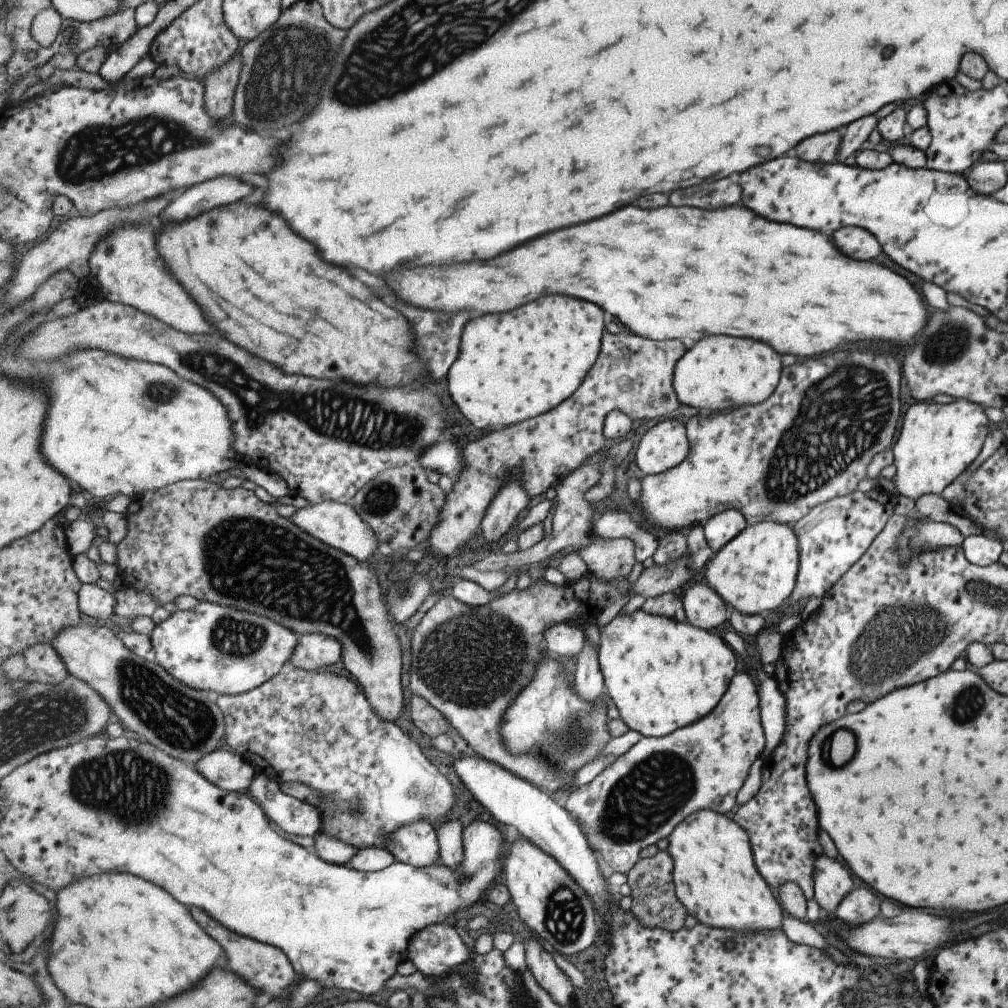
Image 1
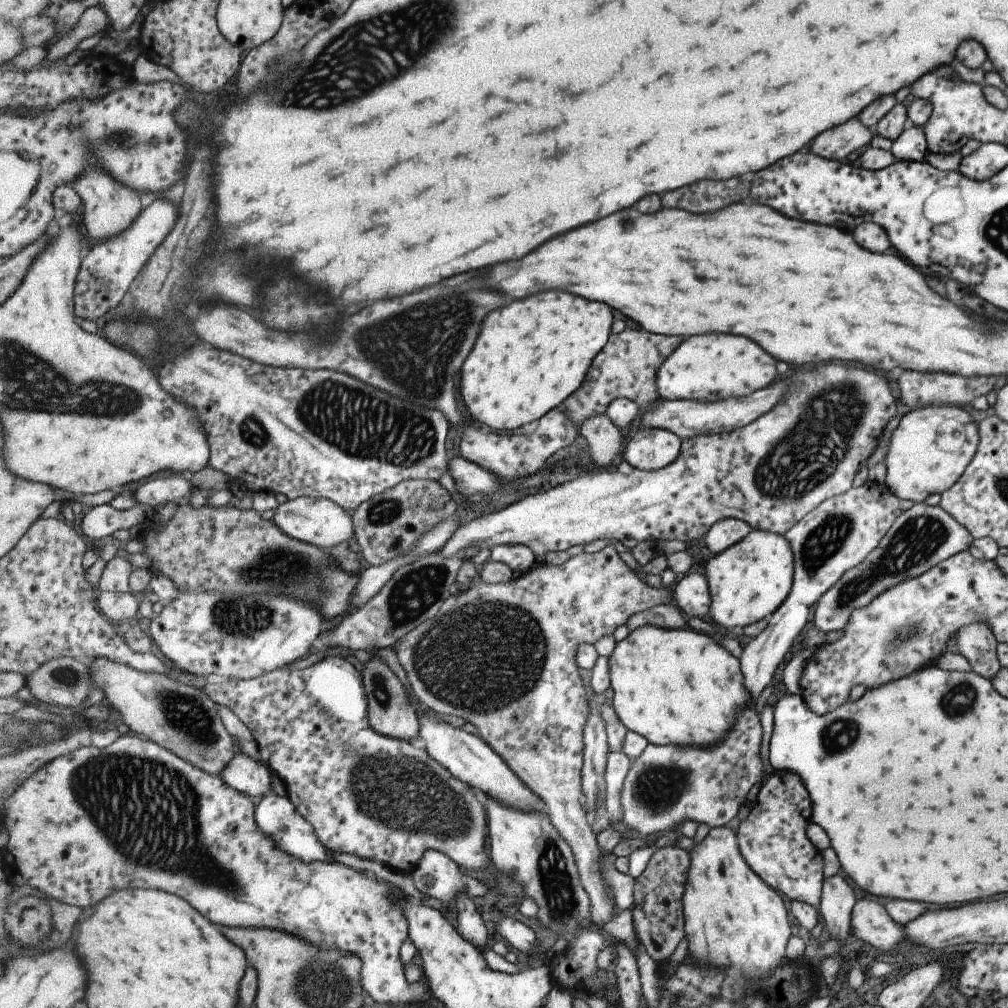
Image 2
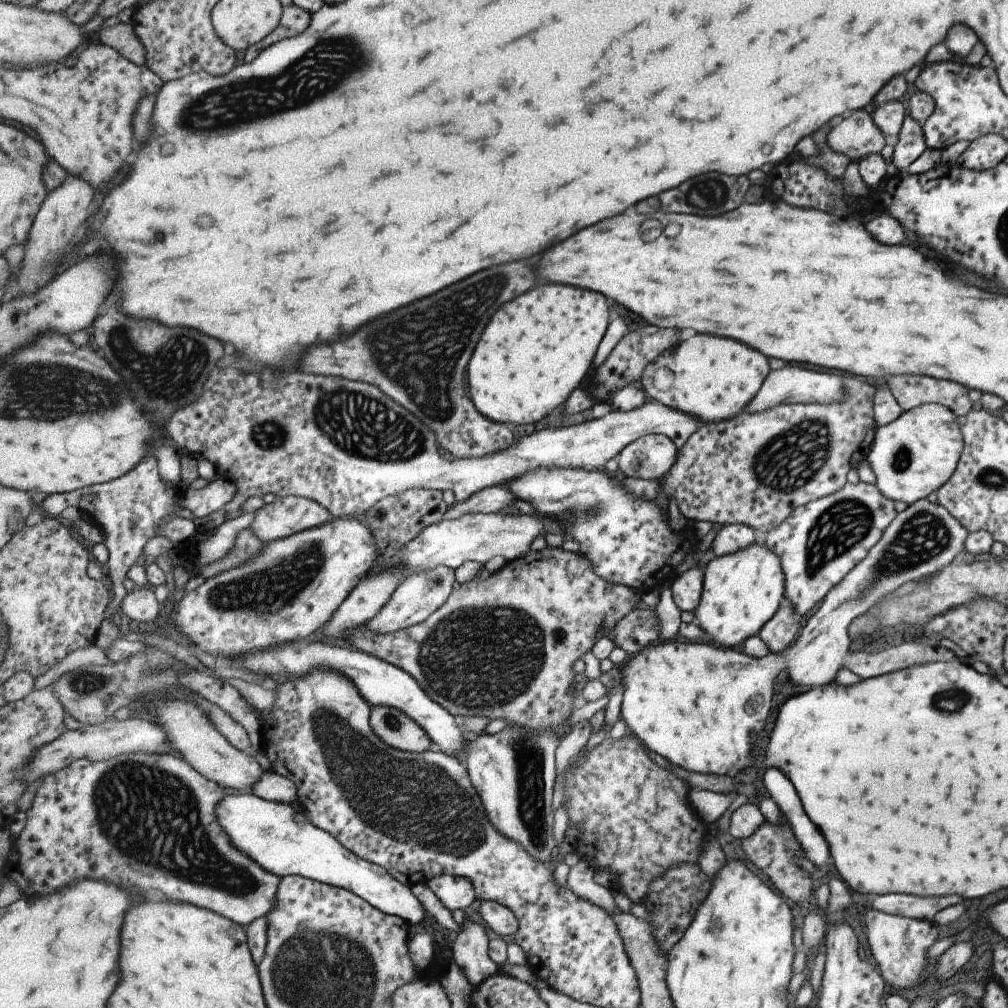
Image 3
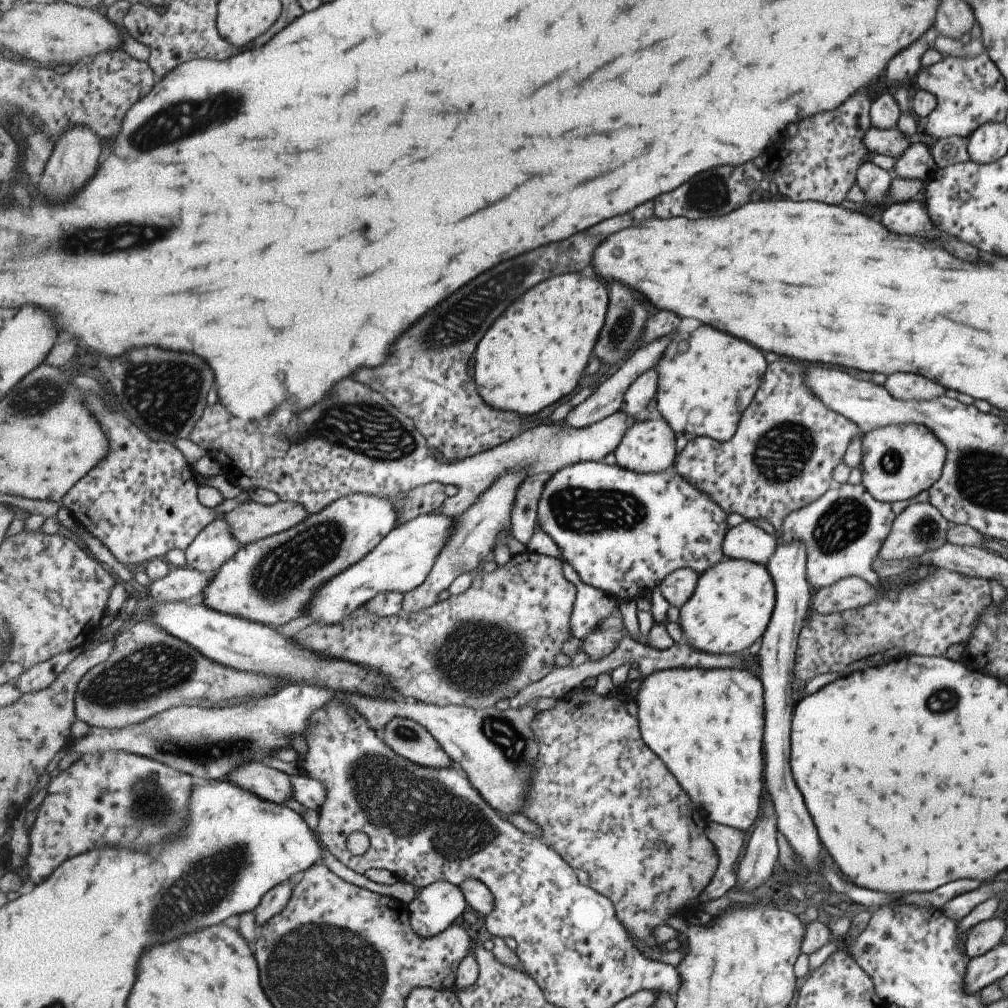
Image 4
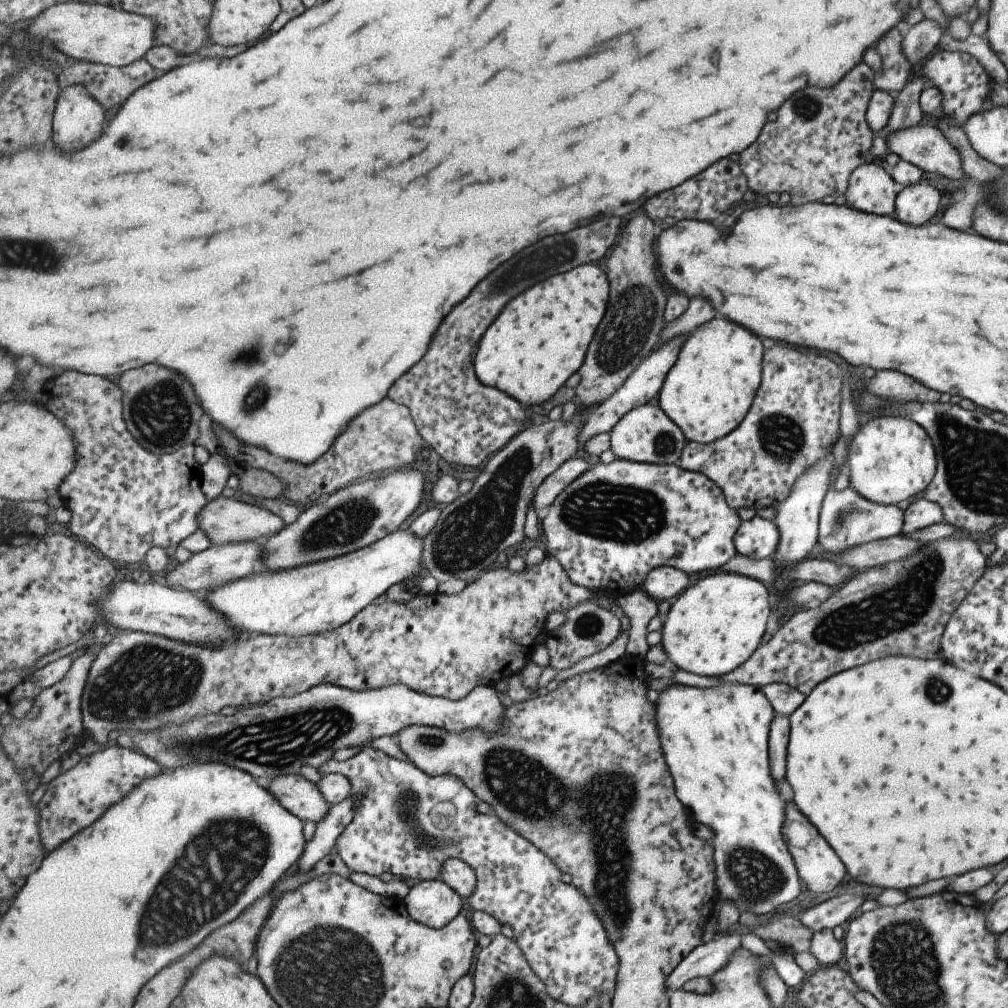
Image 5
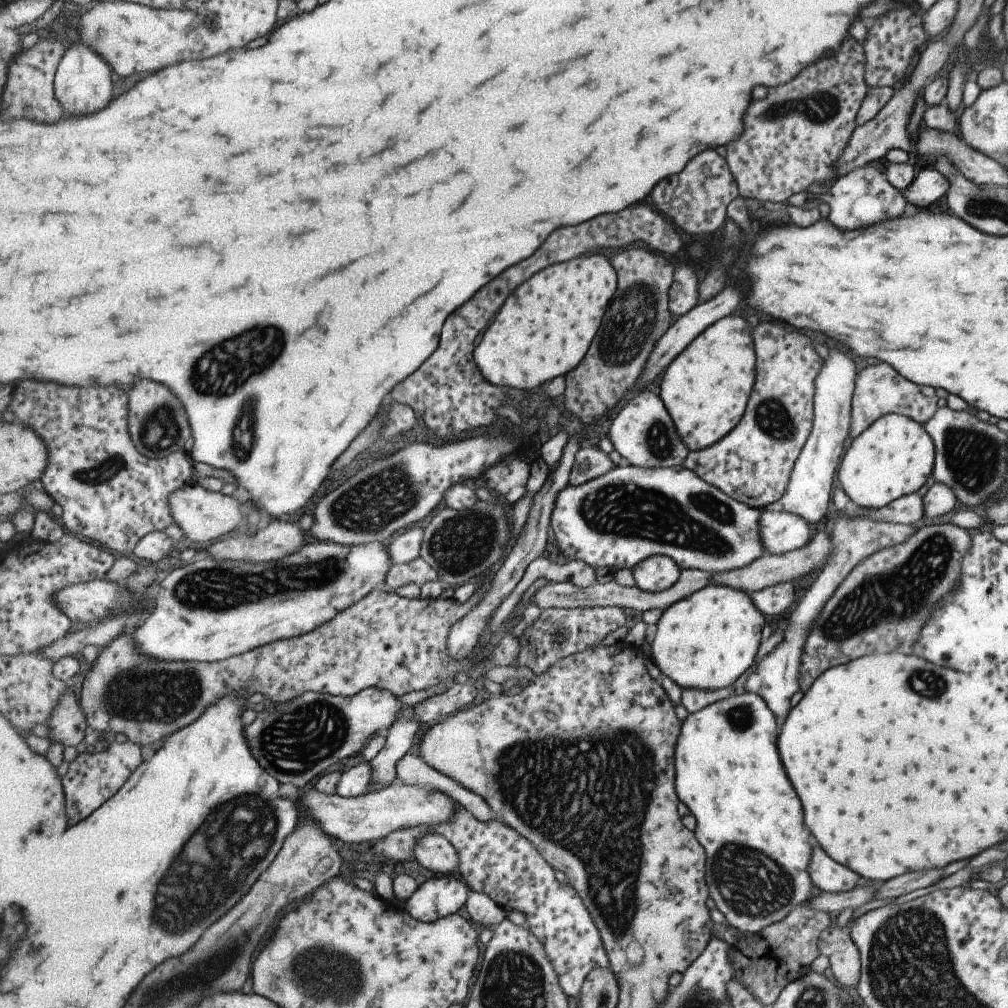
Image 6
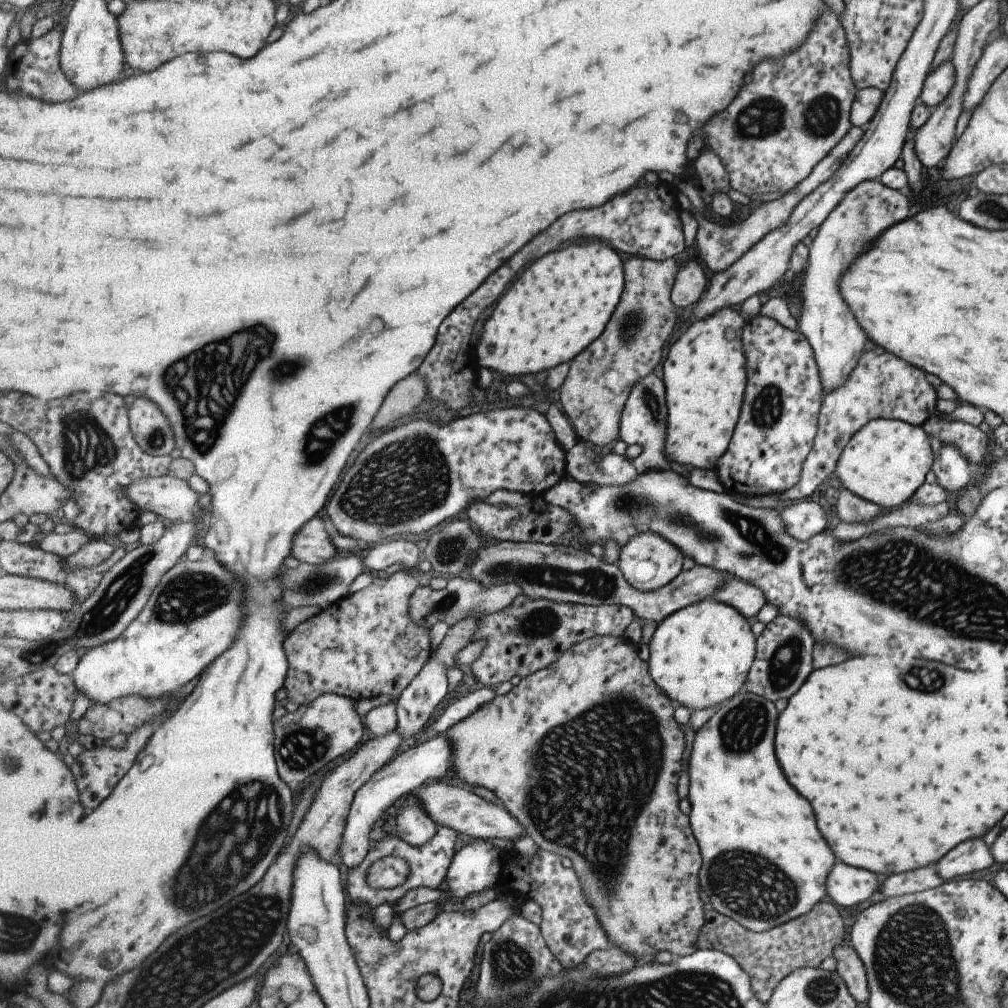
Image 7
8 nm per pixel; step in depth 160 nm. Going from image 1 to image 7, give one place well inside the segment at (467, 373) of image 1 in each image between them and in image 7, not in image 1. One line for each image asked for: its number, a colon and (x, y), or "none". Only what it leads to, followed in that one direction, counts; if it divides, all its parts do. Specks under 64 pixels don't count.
2: (531, 356)
3: (534, 354)
4: (537, 353)
5: (539, 342)
6: (544, 331)
7: (565, 302)

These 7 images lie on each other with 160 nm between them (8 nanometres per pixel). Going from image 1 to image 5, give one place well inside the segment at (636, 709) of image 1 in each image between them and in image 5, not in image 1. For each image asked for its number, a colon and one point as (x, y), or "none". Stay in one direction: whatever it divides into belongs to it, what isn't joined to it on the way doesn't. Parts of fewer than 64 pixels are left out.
2: (681, 687)
3: (696, 705)
4: (705, 724)
5: (715, 739)

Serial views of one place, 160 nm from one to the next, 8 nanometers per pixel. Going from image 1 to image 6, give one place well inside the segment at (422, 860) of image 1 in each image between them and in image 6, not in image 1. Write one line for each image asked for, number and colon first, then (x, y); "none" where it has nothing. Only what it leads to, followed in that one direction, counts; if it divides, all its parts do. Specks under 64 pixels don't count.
2: (438, 875)
3: (454, 893)
4: (440, 905)
5: (434, 903)
6: (436, 898)

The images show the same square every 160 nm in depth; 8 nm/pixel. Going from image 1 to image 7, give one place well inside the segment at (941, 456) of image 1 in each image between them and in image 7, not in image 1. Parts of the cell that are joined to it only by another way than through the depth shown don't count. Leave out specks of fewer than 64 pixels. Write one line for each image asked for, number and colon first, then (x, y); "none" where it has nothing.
2: (927, 451)
3: (911, 457)
4: (897, 462)
5: (890, 459)
6: (893, 457)
7: (884, 462)

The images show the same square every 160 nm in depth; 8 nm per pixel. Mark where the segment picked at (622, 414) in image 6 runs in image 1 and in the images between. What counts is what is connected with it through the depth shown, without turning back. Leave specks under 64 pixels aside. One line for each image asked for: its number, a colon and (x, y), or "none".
1: (664, 446)
2: (651, 449)
3: (650, 457)
4: (650, 446)
5: (645, 435)

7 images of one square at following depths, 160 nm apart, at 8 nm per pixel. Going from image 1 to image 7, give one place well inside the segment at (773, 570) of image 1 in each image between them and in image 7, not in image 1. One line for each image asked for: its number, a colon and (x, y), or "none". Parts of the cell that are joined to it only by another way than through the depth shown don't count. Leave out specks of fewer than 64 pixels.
2: (747, 582)
3: (742, 591)
4: (733, 601)
5: (712, 628)
6: (707, 640)
7: (701, 656)

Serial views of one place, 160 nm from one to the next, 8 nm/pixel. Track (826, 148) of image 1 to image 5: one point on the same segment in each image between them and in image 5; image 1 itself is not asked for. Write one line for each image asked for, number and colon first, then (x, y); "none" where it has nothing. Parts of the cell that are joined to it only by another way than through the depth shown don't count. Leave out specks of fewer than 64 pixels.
2: (835, 144)
3: (856, 136)
4: (890, 142)
5: (924, 146)

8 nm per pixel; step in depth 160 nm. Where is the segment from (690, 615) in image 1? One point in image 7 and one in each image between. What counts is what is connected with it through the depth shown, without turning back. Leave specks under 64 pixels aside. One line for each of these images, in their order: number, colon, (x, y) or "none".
2: (692, 593)
3: (687, 589)
4: (677, 589)
5: (663, 583)
6: (659, 573)
7: (649, 562)

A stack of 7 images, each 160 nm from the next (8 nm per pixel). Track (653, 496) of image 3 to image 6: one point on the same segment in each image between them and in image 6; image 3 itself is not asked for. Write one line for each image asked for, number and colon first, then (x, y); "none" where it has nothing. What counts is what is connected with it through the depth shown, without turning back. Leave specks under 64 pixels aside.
4: (781, 458)
5: (793, 419)
6: (753, 463)

